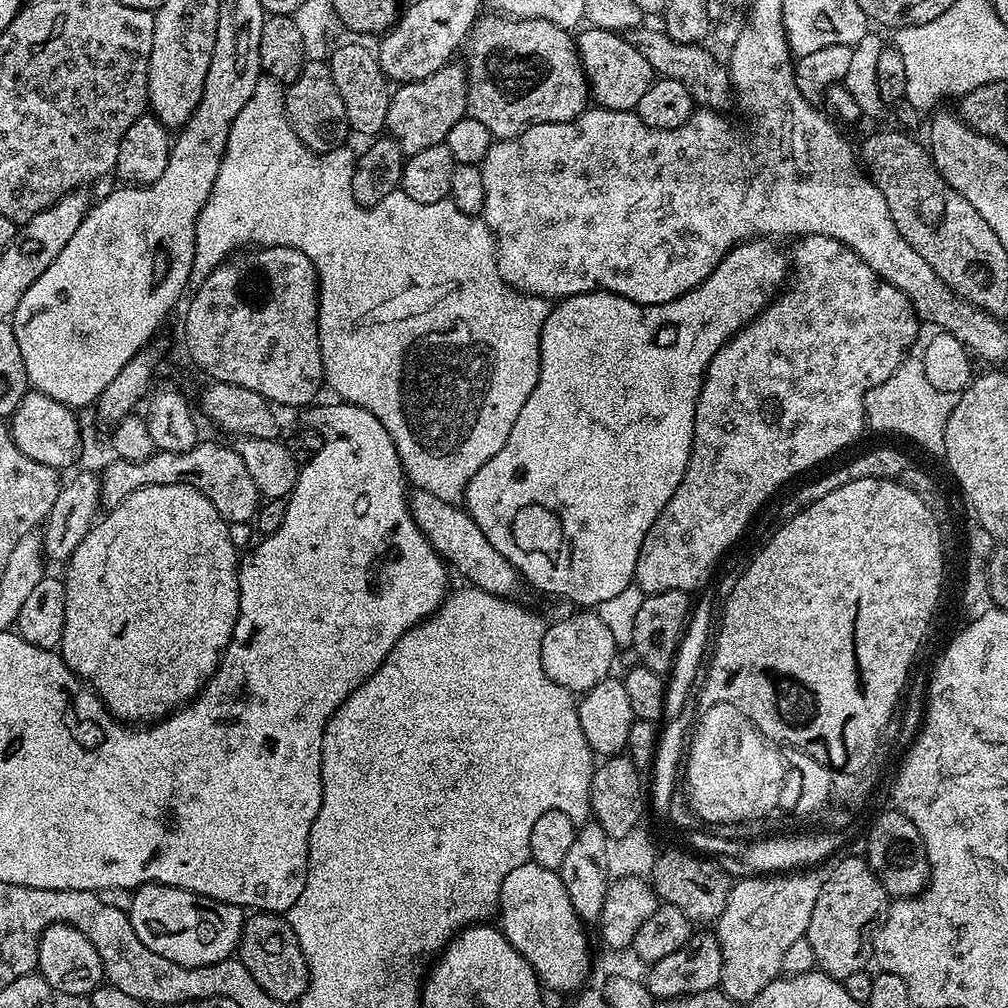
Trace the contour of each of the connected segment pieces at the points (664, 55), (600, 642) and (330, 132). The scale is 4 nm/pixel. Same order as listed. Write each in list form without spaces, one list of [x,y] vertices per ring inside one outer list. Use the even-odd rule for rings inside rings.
[[[641,26],[631,28],[626,34],[626,39],[639,50],[642,58],[646,58],[646,62],[650,62],[653,73],[657,77],[682,82],[682,86],[686,86],[686,90],[691,94],[693,101],[701,109],[723,113],[728,110],[724,108],[734,104],[732,77],[729,76],[725,63],[721,59],[720,61],[715,60],[704,49],[704,46],[674,42],[659,27],[647,28],[647,26]]]
[[[597,611],[576,612],[578,613],[545,627],[542,650],[539,653],[542,657],[542,668],[552,682],[573,694],[583,694],[609,677],[618,645],[614,642],[614,634]]]
[[[309,59],[295,81],[287,85],[284,93],[284,112],[288,115],[294,134],[314,153],[322,153],[335,148],[350,136],[346,106],[342,106],[342,94],[334,86],[327,63],[323,59]]]

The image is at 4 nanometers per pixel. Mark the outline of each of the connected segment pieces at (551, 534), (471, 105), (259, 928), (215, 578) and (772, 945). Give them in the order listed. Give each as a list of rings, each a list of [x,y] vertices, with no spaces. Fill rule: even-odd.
[[[753,238],[745,240],[743,244],[734,245],[698,287],[691,288],[686,294],[665,304],[635,304],[630,302],[630,298],[599,291],[563,297],[557,303],[560,305],[557,308],[555,305],[549,311],[540,335],[538,386],[534,386],[534,394],[526,398],[526,406],[522,406],[522,414],[518,414],[518,422],[514,422],[514,430],[510,430],[506,446],[502,446],[502,450],[498,450],[494,458],[484,463],[478,474],[474,474],[474,478],[464,490],[463,499],[468,515],[482,530],[482,534],[486,534],[494,550],[506,557],[521,577],[527,583],[529,580],[538,591],[549,592],[552,596],[565,596],[578,604],[576,606],[598,606],[606,602],[606,598],[615,598],[617,594],[622,594],[626,586],[634,583],[642,542],[666,502],[670,502],[674,490],[678,490],[682,474],[686,474],[686,466],[692,453],[696,403],[708,364],[727,340],[732,339],[744,325],[749,324],[762,309],[768,307],[770,298],[777,295],[778,289],[789,275],[789,257],[785,249],[783,252],[776,244],[779,243],[772,238]]]
[[[503,14],[495,15],[481,15],[467,37],[467,115],[482,122],[496,140],[514,138],[530,130],[530,126],[577,120],[589,107],[590,81],[584,77],[573,33],[549,20],[518,20]]]
[[[253,911],[244,921],[240,935],[238,958],[254,977],[254,982],[278,998],[278,1002],[295,1005],[308,988],[308,963],[302,954],[302,946],[283,915],[274,912]]]
[[[171,484],[170,486],[146,486],[142,490],[134,490],[122,501],[117,508],[107,509],[106,514],[101,515],[92,529],[78,542],[78,546],[72,551],[66,561],[68,573],[62,576],[64,589],[66,590],[66,626],[62,630],[62,638],[58,645],[60,657],[70,666],[70,670],[79,676],[105,708],[112,713],[115,719],[121,722],[155,722],[171,716],[178,708],[183,708],[188,701],[193,700],[204,685],[211,680],[216,669],[220,667],[220,661],[224,659],[228,643],[238,622],[238,610],[240,609],[240,570],[238,567],[238,550],[234,542],[230,542],[230,530],[228,521],[223,520],[214,510],[214,502],[206,498],[194,486],[189,484]]]
[[[797,870],[789,871],[787,874],[765,874],[765,875],[745,875],[745,880],[737,879],[732,886],[732,893],[726,902],[726,910],[722,910],[720,919],[715,921],[714,935],[720,942],[722,950],[722,978],[720,979],[719,987],[730,997],[737,1002],[750,1002],[755,996],[764,989],[771,980],[777,979],[781,975],[780,967],[782,966],[782,958],[786,954],[786,950],[794,942],[805,939],[808,927],[810,926],[810,914],[814,914],[814,902],[818,902],[818,894],[822,883],[821,877],[815,876],[815,871],[812,870]]]

